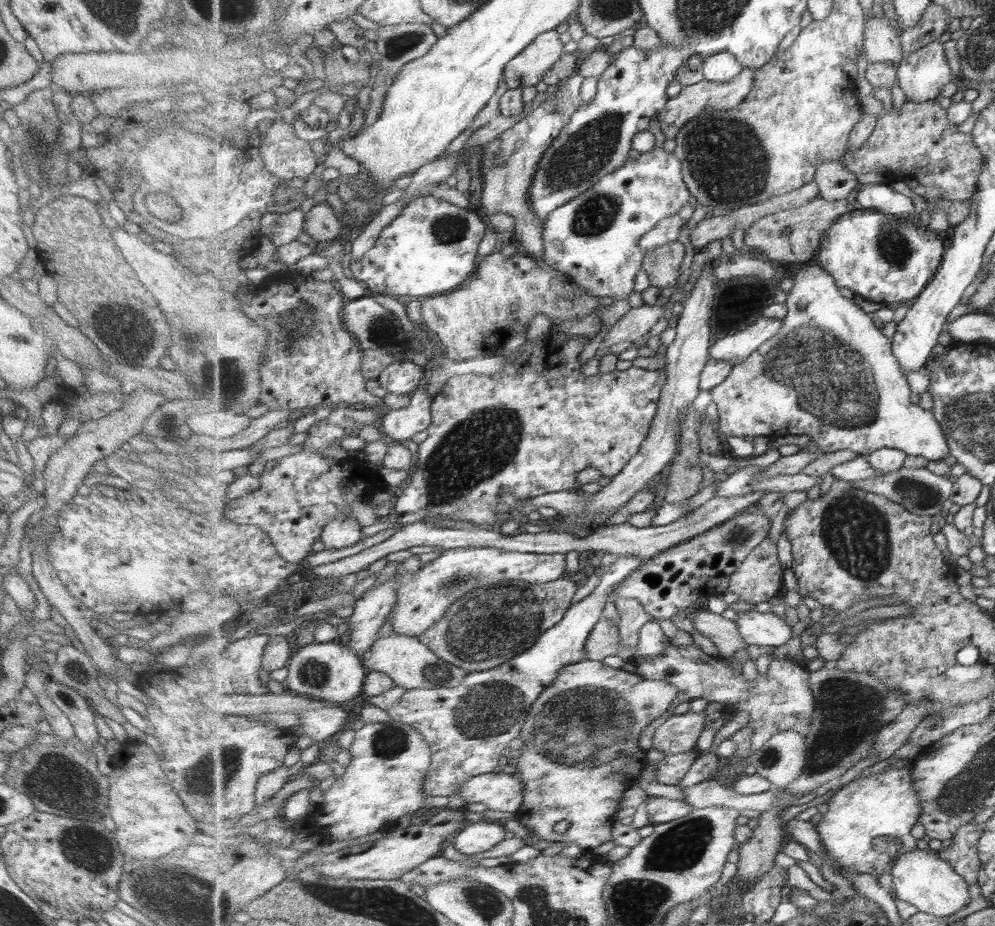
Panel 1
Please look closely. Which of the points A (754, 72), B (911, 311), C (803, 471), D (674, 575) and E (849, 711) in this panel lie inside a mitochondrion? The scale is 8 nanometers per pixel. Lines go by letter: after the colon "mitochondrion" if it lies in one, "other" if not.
A: other
B: other
C: other
D: other
E: mitochondrion

